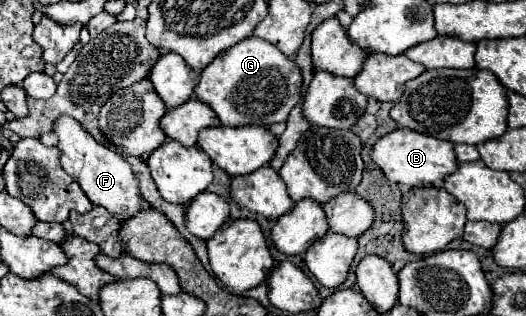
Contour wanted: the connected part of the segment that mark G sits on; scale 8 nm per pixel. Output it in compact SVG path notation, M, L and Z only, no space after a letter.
M249 36L221 52L221 56L201 72L195 96L213 108L223 126L271 126L275 122L285 122L291 108L299 102L301 70L267 40Z

